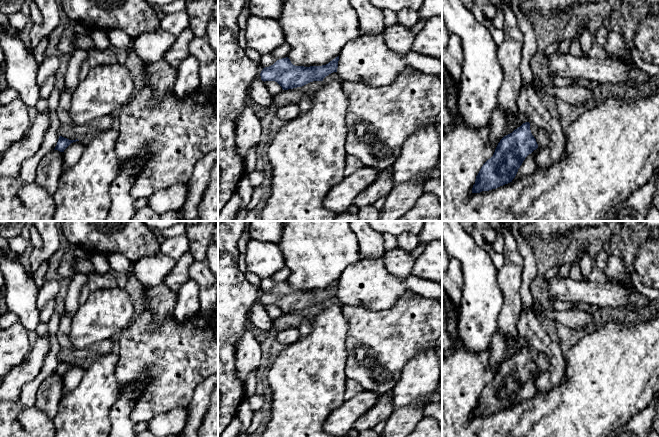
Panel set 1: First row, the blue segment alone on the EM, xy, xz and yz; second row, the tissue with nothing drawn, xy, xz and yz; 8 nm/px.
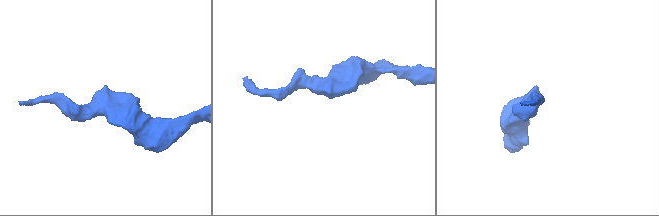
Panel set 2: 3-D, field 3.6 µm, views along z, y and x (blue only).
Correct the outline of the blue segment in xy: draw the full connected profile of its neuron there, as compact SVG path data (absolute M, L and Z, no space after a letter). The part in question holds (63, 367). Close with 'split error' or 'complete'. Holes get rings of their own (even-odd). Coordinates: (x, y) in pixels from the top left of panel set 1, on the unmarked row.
M59 360L57 369L54 374L58 374L60 376L64 376L64 374L73 366L79 365L78 363L76 364L69 364L67 362L64 362L62 360Z; complete

